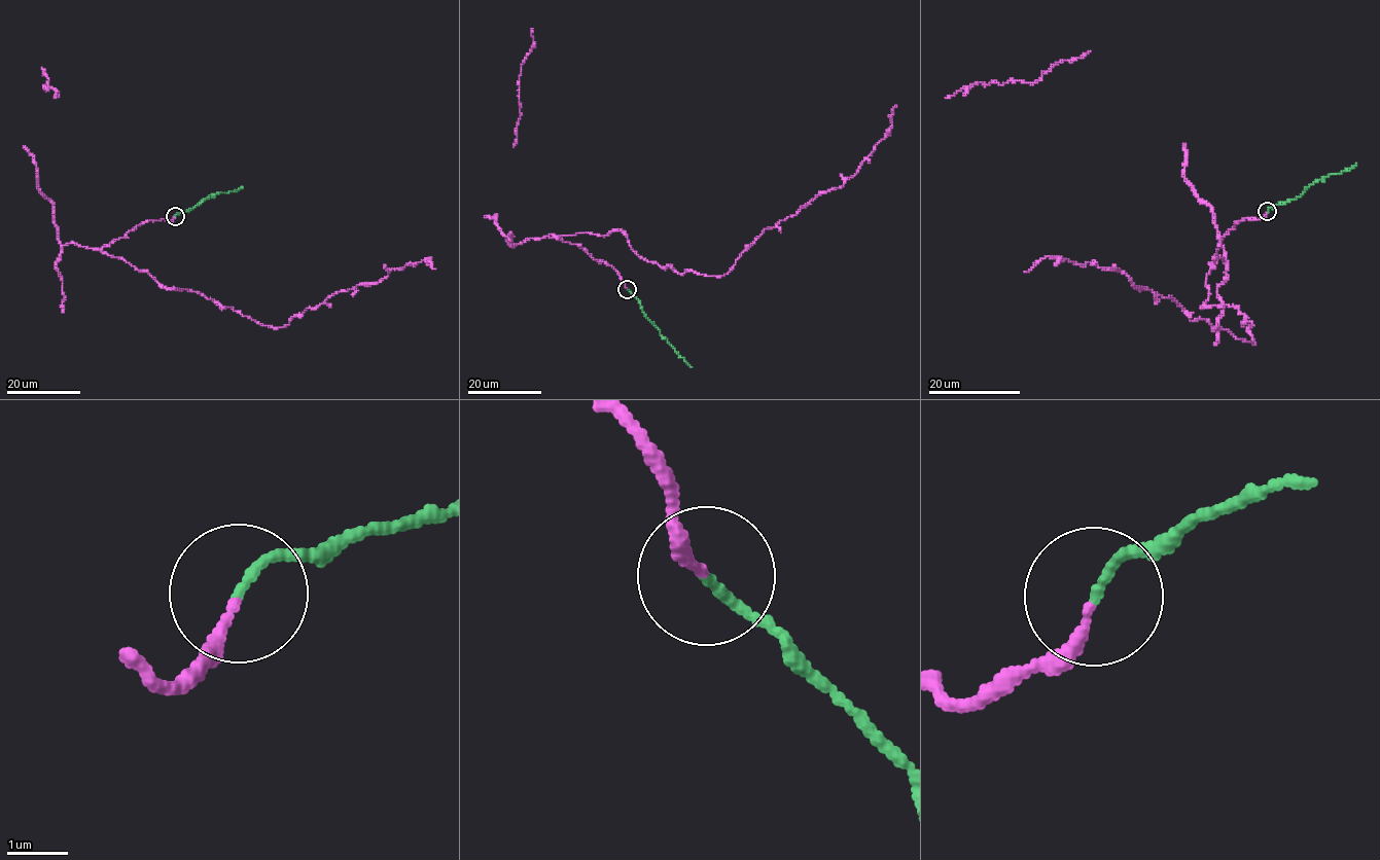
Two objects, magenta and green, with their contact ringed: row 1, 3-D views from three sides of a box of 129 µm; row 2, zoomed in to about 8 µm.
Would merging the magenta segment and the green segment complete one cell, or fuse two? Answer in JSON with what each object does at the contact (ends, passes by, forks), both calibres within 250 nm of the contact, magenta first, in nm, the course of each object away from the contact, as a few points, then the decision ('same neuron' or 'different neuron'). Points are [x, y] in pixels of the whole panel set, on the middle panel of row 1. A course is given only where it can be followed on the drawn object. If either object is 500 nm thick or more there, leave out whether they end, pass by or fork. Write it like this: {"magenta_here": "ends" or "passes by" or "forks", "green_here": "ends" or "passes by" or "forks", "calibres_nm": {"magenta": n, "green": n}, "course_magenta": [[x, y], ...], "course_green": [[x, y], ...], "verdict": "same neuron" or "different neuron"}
{"magenta_here": "ends", "green_here": "ends", "calibres_nm": {"magenta": 160, "green": 150}, "course_magenta": [[627, 289], [613, 267], [550, 236], [621, 230], [648, 261], [722, 276], [765, 229], [851, 178], [896, 105]], "course_green": [[627, 289], [639, 301], [645, 316], [692, 367]], "verdict": "different neuron"}

